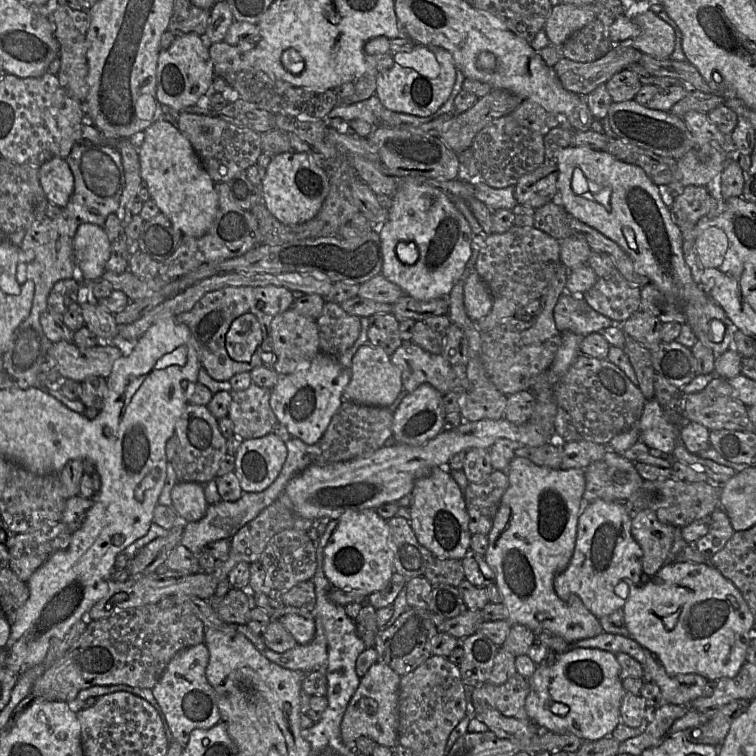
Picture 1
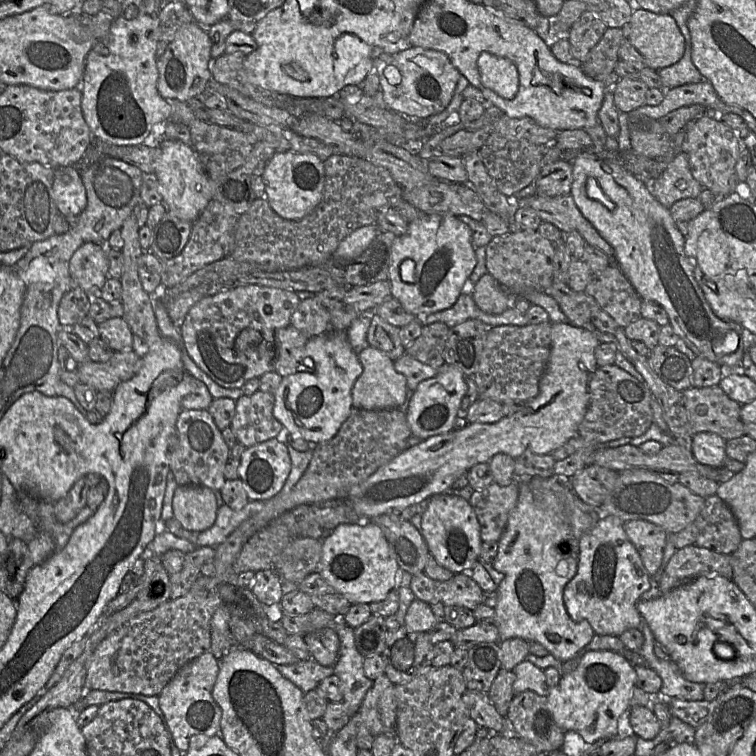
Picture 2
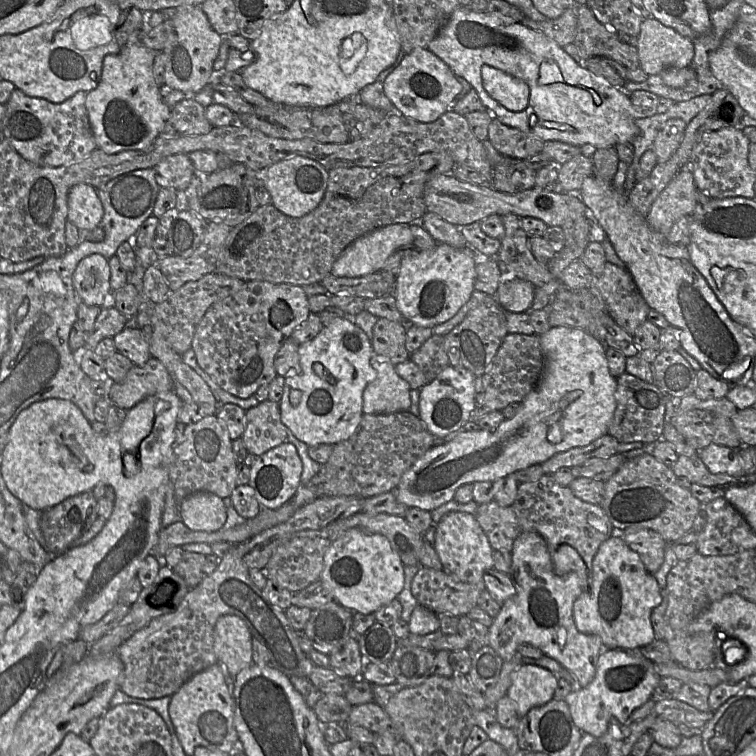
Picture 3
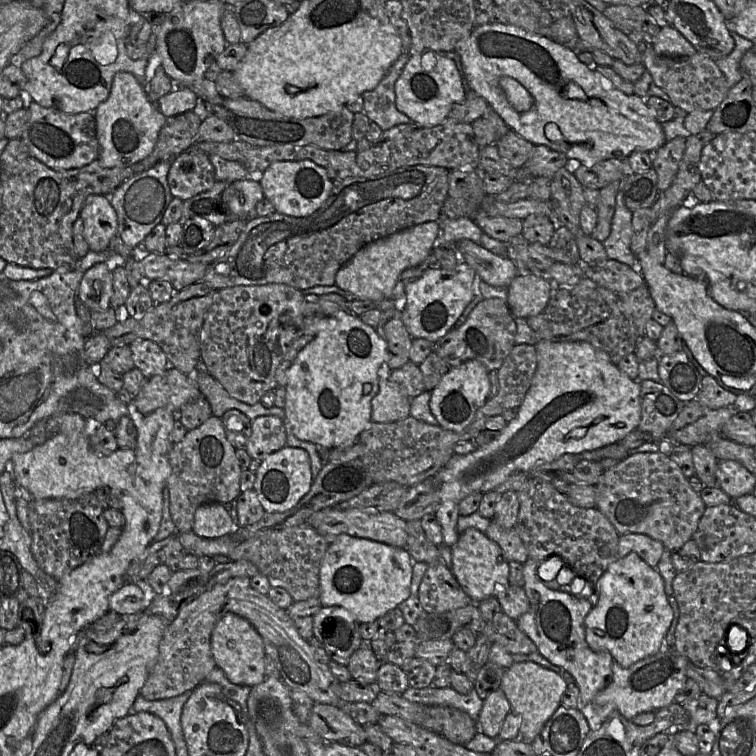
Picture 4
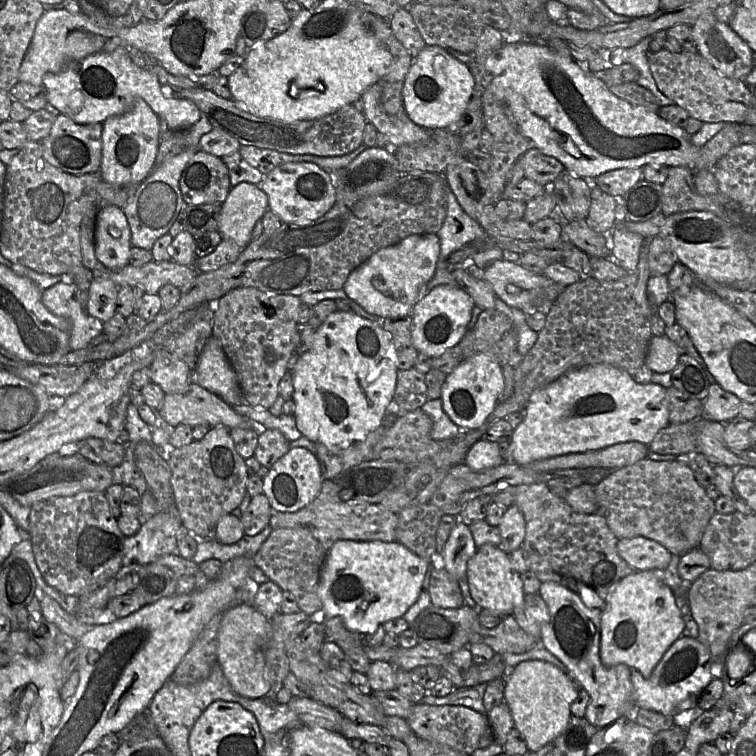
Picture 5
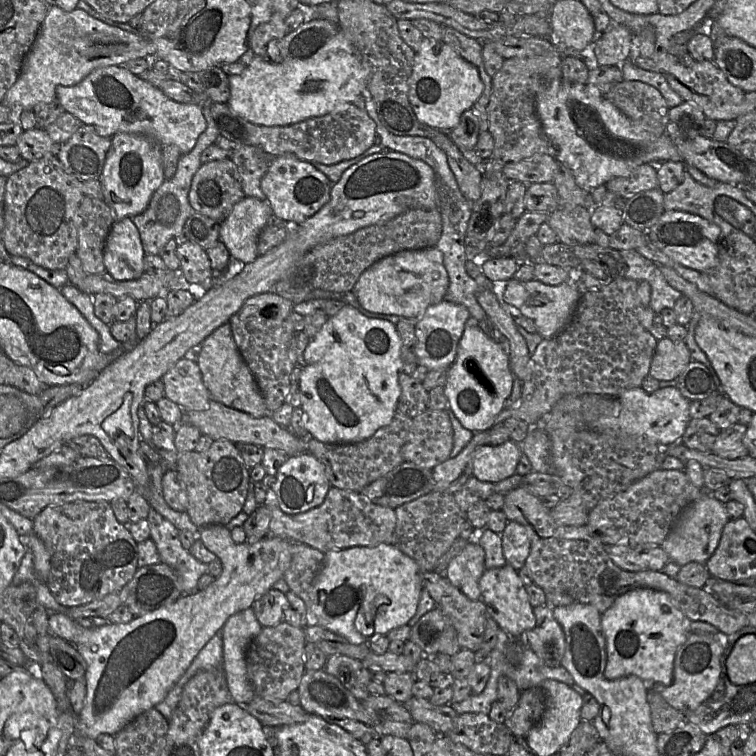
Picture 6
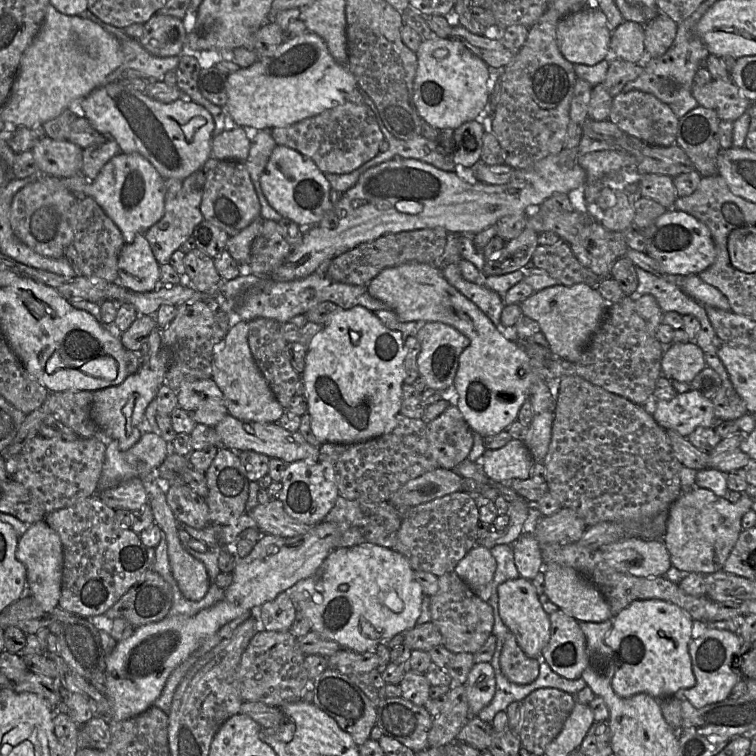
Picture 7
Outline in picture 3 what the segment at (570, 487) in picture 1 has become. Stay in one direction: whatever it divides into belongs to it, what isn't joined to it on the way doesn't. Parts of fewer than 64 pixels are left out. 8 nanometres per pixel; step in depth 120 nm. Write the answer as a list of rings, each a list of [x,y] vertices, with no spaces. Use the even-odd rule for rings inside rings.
[[[522,531],[516,538],[511,550],[512,565],[509,573],[516,585],[516,593],[501,605],[498,615],[493,619],[489,628],[489,645],[504,661],[508,661],[518,654],[517,649],[521,644],[530,644],[571,672],[580,687],[584,688],[595,676],[598,657],[604,649],[608,648],[597,635],[585,634],[577,630],[573,619],[573,604],[584,592],[583,580],[573,570],[561,569],[559,570],[561,574],[555,571],[555,565],[559,568],[566,568],[573,564],[566,562],[567,559],[564,555],[568,551],[565,548],[562,552],[558,552],[558,550],[559,548],[554,554],[551,554],[545,540],[535,532]]]

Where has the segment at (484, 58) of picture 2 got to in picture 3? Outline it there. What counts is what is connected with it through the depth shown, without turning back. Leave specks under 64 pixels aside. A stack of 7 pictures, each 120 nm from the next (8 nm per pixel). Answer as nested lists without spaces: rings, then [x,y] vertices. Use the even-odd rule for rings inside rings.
[[[489,65],[481,68],[483,87],[506,109],[523,111],[529,103],[529,87],[520,78]]]

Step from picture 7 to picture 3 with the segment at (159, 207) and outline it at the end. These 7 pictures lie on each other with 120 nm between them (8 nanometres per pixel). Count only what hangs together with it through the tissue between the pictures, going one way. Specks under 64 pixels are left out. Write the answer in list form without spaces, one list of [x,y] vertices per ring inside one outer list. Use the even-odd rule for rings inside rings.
[[[141,31],[128,35],[117,54],[103,59],[102,75],[97,87],[86,93],[86,108],[97,146],[108,154],[147,148],[161,133],[170,117],[171,107],[164,101],[163,92],[153,74],[153,61],[158,53],[141,42]]]

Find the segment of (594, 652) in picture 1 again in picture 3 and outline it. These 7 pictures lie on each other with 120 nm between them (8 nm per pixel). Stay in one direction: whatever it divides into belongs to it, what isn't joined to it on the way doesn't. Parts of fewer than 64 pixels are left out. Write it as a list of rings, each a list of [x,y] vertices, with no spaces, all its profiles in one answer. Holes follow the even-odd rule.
[[[604,649],[598,657],[593,680],[586,687],[570,692],[564,701],[569,707],[574,724],[582,733],[601,737],[612,717],[620,723],[631,723],[631,714],[652,698],[659,679],[654,664],[639,650]]]

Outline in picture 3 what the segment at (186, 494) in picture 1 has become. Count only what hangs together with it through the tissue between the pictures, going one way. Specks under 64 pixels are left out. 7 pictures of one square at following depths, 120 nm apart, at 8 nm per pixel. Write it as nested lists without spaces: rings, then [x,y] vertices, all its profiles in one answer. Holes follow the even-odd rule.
[[[197,492],[180,503],[179,518],[191,530],[215,532],[226,522],[227,511],[219,496],[209,492]]]

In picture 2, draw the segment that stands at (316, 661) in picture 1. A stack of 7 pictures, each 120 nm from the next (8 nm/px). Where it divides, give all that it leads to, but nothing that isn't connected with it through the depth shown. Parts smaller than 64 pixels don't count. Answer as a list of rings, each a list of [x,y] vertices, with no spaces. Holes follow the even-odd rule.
[[[313,658],[299,660],[294,664],[276,665],[279,672],[297,687],[304,694],[310,690],[315,690],[318,684],[326,677],[334,674],[334,668],[323,666]]]

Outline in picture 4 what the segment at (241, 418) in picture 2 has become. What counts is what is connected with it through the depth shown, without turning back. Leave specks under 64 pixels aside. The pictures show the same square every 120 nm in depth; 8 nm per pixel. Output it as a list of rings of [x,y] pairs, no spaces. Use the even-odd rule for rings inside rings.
[[[274,415],[259,416],[251,422],[252,432],[245,450],[252,459],[262,461],[286,445],[284,421]]]

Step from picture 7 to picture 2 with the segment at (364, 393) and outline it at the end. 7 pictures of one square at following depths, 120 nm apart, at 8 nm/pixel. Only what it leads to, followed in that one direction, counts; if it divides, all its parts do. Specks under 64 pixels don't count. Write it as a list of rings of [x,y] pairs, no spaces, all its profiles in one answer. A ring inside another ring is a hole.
[[[329,331],[310,338],[302,350],[305,371],[283,377],[274,398],[273,414],[292,435],[313,443],[333,438],[353,408],[352,388],[363,372],[346,331]]]

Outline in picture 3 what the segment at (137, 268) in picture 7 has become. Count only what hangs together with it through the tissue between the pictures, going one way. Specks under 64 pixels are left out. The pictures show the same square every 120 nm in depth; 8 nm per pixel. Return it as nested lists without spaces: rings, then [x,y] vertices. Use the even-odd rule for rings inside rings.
[[[79,183],[70,189],[67,218],[78,229],[97,228],[103,214],[103,205],[96,188],[86,183]]]

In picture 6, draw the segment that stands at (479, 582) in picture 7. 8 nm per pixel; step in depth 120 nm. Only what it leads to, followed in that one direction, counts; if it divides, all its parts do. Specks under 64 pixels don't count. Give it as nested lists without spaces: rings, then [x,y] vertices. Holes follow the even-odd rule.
[[[468,542],[463,550],[449,561],[444,576],[472,600],[481,599],[479,580],[485,567],[485,551],[477,542]]]

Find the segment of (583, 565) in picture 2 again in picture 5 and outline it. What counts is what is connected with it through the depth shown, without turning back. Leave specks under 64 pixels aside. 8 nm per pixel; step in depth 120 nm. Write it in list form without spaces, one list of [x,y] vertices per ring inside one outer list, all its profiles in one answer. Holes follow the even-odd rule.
[[[635,571],[611,590],[601,614],[600,659],[605,666],[625,664],[649,678],[669,647],[684,632],[675,594],[658,572]]]

